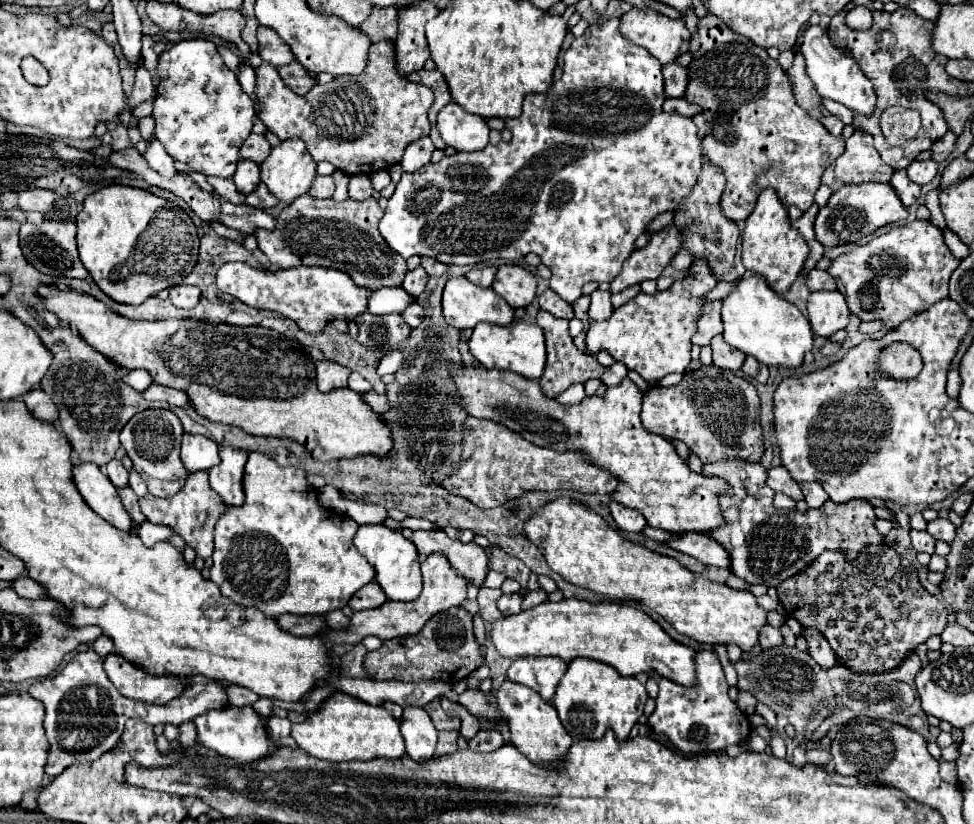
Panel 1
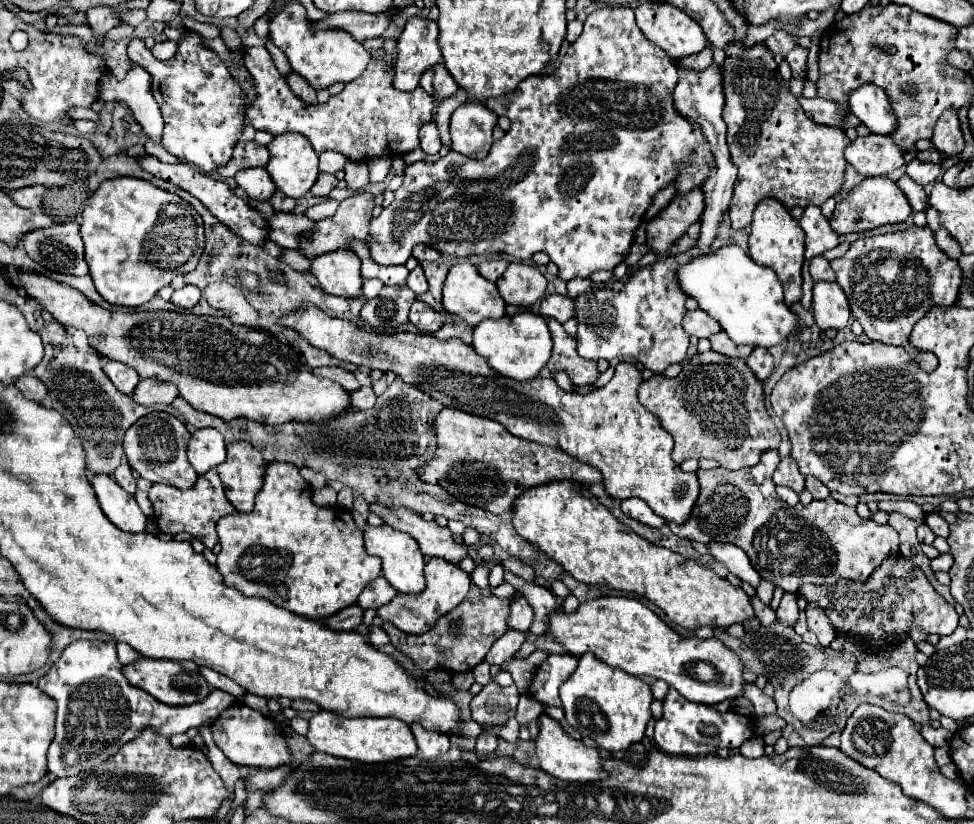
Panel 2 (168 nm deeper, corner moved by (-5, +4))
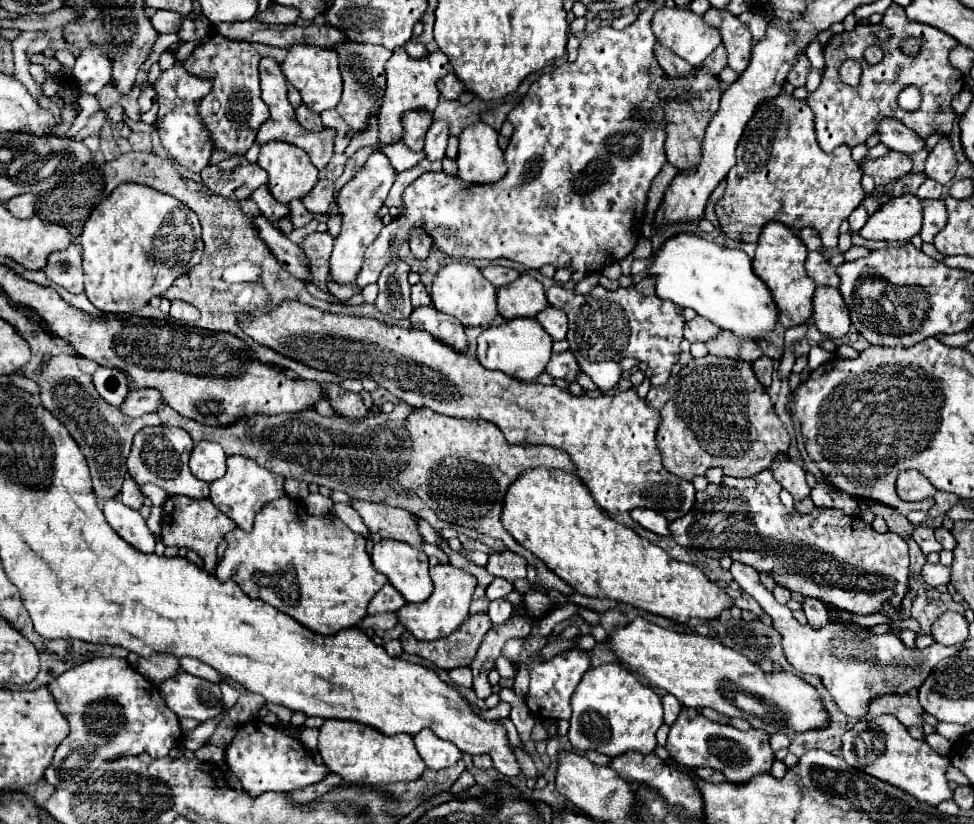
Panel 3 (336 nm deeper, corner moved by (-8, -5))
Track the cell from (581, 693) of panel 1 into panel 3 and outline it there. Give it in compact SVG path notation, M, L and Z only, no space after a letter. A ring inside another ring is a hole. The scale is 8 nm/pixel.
M606 663L600 667L590 667L584 673L578 689L574 691L570 705L572 705L572 717L570 717L568 739L574 749L578 749L578 751L594 749L608 757L618 757L626 751L638 751L642 755L648 755L654 751L656 731L664 723L660 697L648 685L644 685L638 677L634 677L628 669L624 669L620 663Z

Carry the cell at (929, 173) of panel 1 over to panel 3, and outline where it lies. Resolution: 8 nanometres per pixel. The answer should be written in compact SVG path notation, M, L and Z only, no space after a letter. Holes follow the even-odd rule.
M926 179L918 193L916 193L920 199L940 199L942 197L942 185L938 181L932 181L932 179Z

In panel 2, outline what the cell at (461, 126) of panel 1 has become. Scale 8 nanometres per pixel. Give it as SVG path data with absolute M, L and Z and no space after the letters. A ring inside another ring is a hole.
M465 102L451 116L451 150L483 160L493 144L491 132L497 126L497 114L481 102Z

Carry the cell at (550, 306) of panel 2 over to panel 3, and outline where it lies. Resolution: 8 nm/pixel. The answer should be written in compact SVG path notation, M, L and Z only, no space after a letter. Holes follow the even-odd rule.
M546 307L542 313L536 315L536 321L550 333L550 337L552 337L554 341L566 339L566 333L568 333L568 319L566 319L566 315L564 315L560 309Z

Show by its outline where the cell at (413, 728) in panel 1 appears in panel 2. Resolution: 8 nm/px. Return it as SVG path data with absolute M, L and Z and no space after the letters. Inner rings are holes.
M411 724L411 730L413 730L413 736L417 740L419 752L423 754L425 760L437 758L449 750L449 736L445 736L443 732L425 730L421 724Z

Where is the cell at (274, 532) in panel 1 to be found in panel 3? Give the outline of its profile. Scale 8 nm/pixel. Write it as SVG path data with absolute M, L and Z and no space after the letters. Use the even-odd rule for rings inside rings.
M290 495L266 503L262 511L256 515L254 529L250 533L234 529L226 533L224 539L228 547L220 565L216 567L218 579L230 579L238 583L248 597L270 603L272 607L280 609L282 613L290 615L292 619L308 627L310 631L324 637L358 625L360 619L366 615L370 599L388 583L386 575L378 573L370 561L366 537L350 531L348 525L342 523L336 515L308 515L304 503L292 499Z

